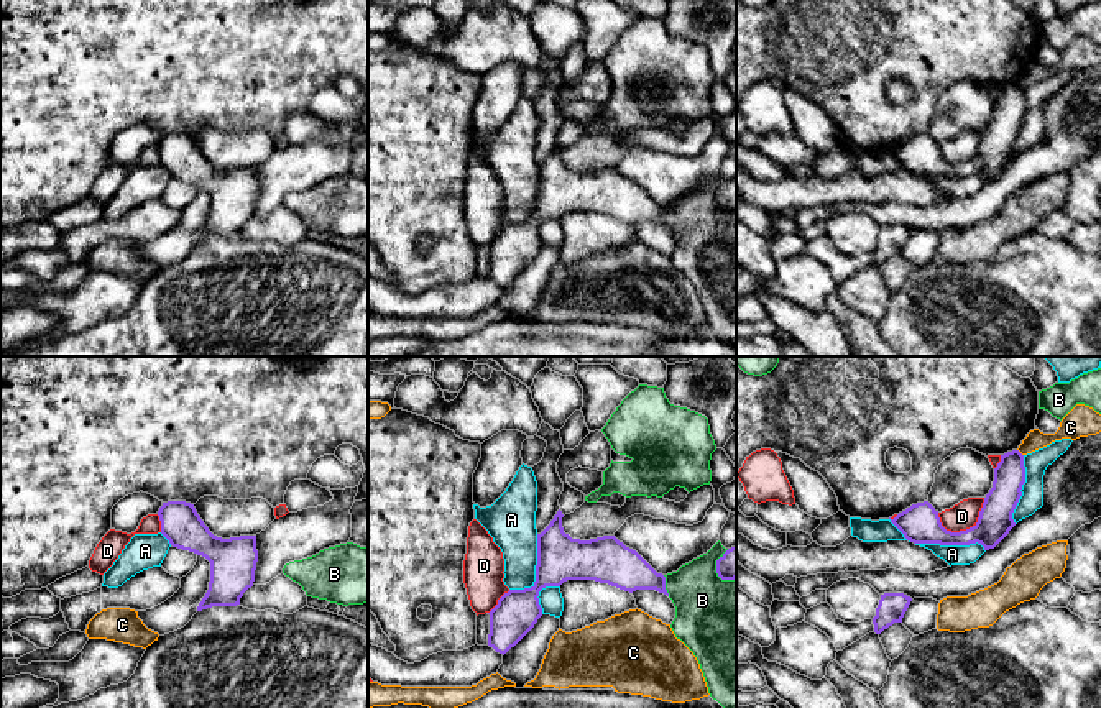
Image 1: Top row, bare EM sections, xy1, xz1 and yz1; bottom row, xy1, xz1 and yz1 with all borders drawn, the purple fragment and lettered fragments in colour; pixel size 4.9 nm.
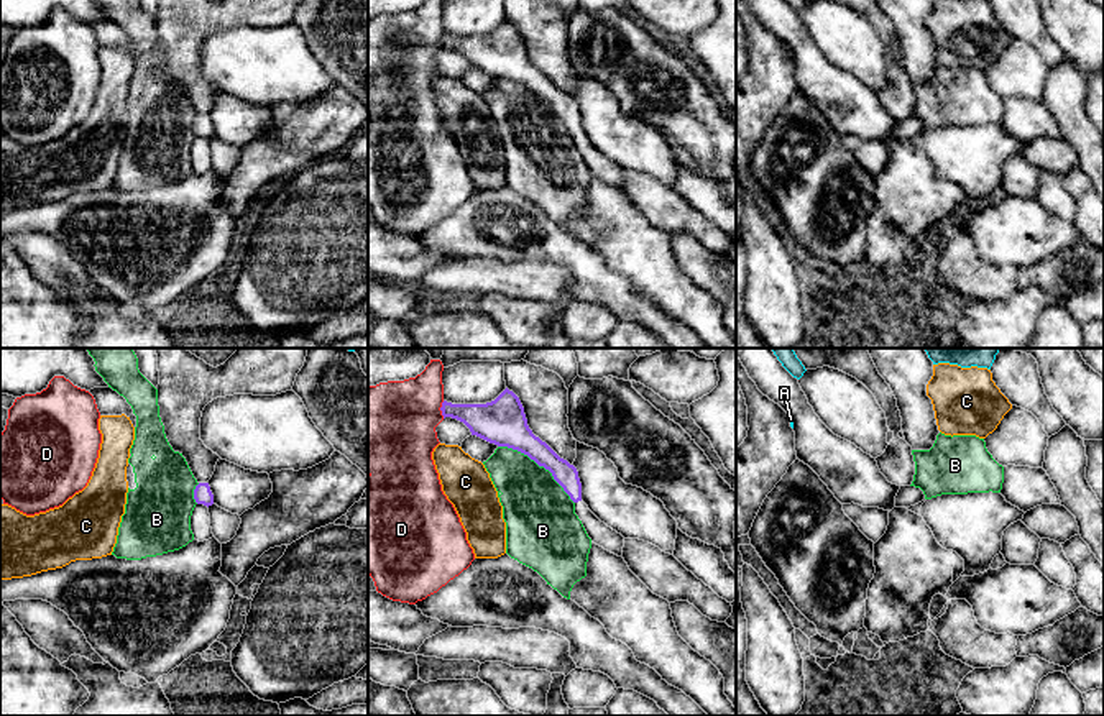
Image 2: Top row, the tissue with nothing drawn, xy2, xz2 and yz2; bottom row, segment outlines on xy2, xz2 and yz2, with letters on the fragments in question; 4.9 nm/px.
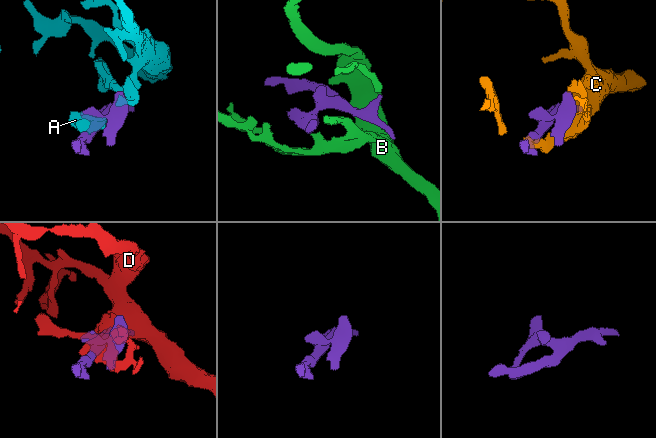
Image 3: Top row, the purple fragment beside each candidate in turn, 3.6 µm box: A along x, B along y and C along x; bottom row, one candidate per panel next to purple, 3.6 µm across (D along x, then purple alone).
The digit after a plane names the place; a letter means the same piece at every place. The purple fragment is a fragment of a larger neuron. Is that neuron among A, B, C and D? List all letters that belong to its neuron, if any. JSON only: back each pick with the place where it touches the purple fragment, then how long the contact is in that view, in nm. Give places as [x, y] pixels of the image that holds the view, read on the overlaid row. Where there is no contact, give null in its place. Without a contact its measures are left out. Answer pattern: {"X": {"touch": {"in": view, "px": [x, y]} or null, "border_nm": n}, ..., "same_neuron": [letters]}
{"same_neuron": []}

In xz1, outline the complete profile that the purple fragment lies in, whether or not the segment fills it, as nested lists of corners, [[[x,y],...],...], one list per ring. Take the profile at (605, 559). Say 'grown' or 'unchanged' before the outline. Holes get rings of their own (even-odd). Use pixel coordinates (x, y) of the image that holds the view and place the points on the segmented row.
unchanged | [[[562,511],[537,534],[536,582],[531,588],[509,590],[490,614],[488,646],[500,654],[514,647],[542,616],[539,591],[567,580],[595,580],[624,591],[656,590],[669,596],[666,577],[615,536],[590,540],[564,532]]]

